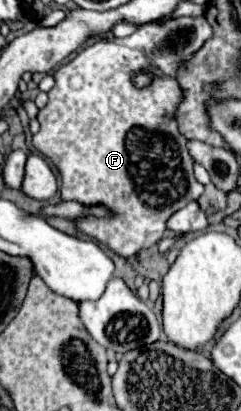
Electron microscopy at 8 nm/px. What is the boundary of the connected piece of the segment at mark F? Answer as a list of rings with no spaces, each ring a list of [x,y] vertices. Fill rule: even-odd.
[[[181,16],[181,18],[175,18],[175,20],[169,20],[165,24],[147,24],[143,28],[139,28],[137,32],[133,32],[131,36],[125,36],[125,38],[99,38],[95,42],[91,42],[87,48],[83,48],[71,62],[63,64],[57,72],[55,72],[55,88],[49,92],[49,102],[43,110],[39,110],[37,114],[37,120],[41,124],[41,130],[33,136],[33,146],[47,158],[51,158],[51,162],[57,166],[59,170],[59,176],[61,176],[61,198],[63,200],[77,200],[77,202],[83,202],[83,204],[107,204],[115,216],[111,218],[85,218],[81,222],[77,222],[77,226],[81,226],[79,230],[103,244],[107,244],[111,250],[115,250],[119,256],[133,256],[135,252],[143,250],[143,248],[151,248],[153,244],[157,244],[161,238],[163,238],[163,232],[165,232],[165,222],[167,218],[175,212],[175,210],[181,210],[185,204],[189,204],[191,200],[197,200],[201,194],[203,194],[203,184],[199,184],[193,176],[193,158],[187,150],[187,138],[179,132],[179,126],[177,126],[177,120],[175,120],[175,112],[177,112],[177,106],[181,104],[183,100],[183,88],[179,86],[179,80],[177,80],[177,72],[179,68],[183,68],[185,62],[189,62],[189,58],[193,58],[193,54],[213,36],[213,28],[209,26],[209,22],[203,18],[203,16]],[[137,72],[155,72],[153,74],[153,80],[149,86],[143,86],[143,88],[137,88],[135,82],[133,82],[133,76]]]

